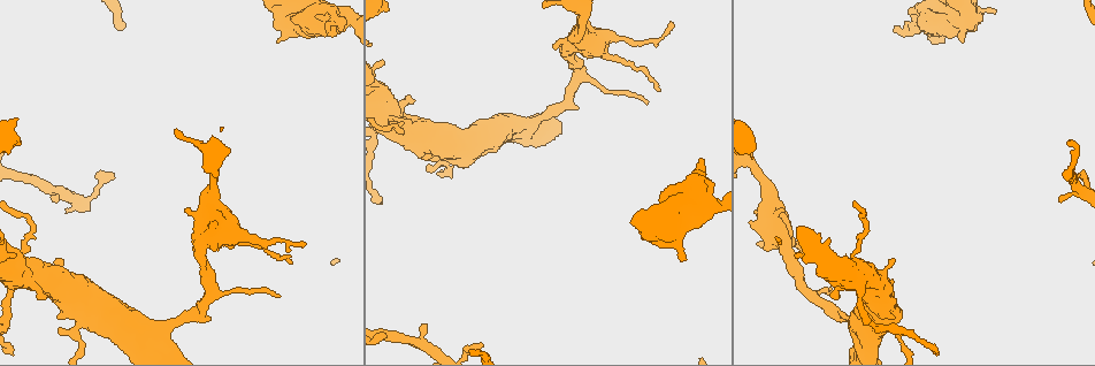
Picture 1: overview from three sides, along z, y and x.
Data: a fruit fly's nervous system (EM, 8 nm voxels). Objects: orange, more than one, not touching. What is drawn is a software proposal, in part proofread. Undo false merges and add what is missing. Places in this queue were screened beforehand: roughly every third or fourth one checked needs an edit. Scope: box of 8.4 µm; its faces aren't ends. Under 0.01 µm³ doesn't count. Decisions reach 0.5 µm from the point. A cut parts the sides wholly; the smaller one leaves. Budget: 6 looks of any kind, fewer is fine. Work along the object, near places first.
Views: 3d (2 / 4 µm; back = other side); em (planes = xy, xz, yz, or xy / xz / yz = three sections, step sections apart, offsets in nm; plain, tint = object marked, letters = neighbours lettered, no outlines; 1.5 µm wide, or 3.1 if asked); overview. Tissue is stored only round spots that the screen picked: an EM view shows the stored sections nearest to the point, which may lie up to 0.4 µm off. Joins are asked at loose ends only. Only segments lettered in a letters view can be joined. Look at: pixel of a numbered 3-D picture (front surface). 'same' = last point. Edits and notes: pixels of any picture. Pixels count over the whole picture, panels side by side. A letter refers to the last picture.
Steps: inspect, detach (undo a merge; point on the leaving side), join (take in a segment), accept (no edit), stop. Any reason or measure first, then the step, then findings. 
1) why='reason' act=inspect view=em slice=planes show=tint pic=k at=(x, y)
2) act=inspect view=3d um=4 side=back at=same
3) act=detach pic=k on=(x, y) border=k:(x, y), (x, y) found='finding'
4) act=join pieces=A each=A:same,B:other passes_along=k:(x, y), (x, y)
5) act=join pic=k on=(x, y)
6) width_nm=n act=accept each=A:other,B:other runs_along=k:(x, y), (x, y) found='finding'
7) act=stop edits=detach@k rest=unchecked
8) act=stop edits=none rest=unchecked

why='thin end' act=inspect view=3d um=4 pic=1 at=(302, 245)

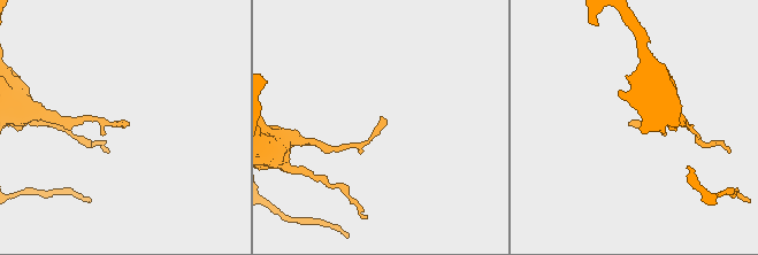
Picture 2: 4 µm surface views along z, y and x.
why='need the tissue' act=inspect view=em slice=planes show=letters pic=2 at=(629, 122)

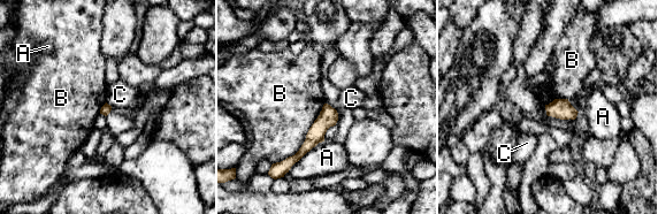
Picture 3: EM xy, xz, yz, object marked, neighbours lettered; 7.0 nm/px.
width_nm=70 act=accept each=A:other,B:other,C:other border=3:(324, 104), (301, 146), (273, 163) found='none of them fits'

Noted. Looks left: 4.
why='stops while still wide' act=inspect view=3d um=4 pic=1 at=(279, 43)

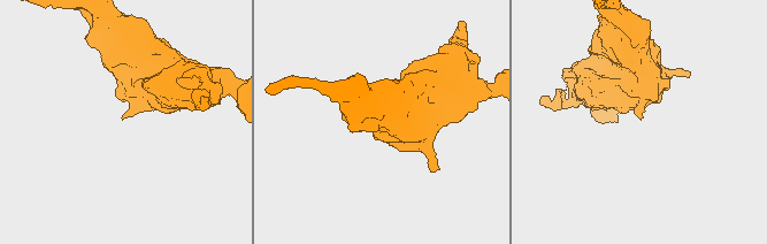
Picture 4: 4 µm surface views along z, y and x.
act=inspect view=em slice=planes show=letters pic=4 at=(121, 117)

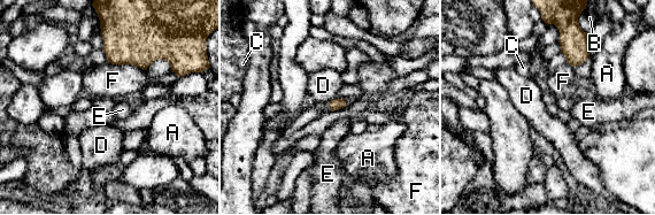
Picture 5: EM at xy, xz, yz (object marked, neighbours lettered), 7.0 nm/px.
longest_contact=F:280nm act=accept each=A:other,B:other,C:other,D:other,E:other,F:other border=5:(334, 98), (330, 101) found='none of them fits'

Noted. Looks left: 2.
why='an open end' act=inspect view=em slice=yz step=4 show=letters pic=1 at=(702, 162)

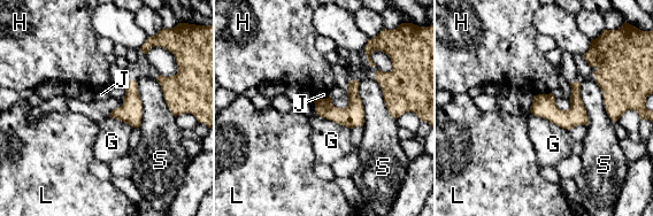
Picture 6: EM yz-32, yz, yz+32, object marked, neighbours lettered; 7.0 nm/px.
act=inspect view=em slice=planes show=letters at=same

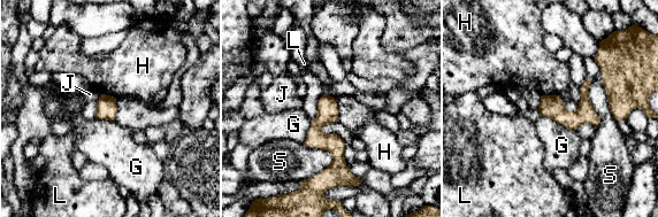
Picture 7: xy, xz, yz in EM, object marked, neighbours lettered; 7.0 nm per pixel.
act=accept each=G:other,H:other,J:other,L:other,S:other runs_along=7:(324, 98), (318, 132), (337, 152), (326, 178) found='no lettered segment goes on from it'

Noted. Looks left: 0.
act=stop edits=none rest=unchecked

